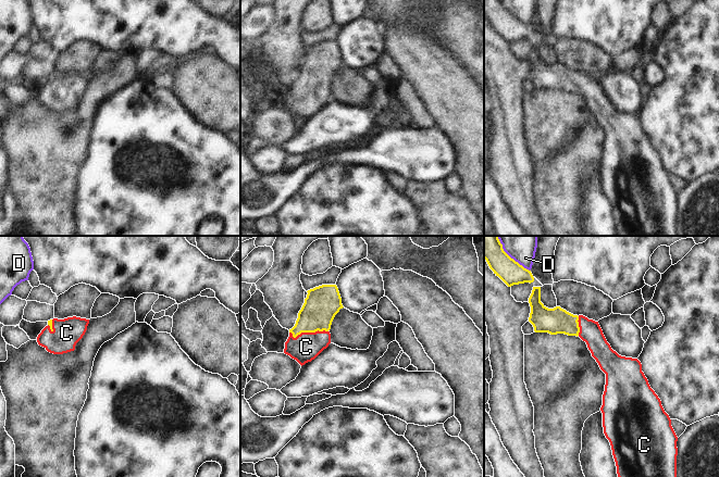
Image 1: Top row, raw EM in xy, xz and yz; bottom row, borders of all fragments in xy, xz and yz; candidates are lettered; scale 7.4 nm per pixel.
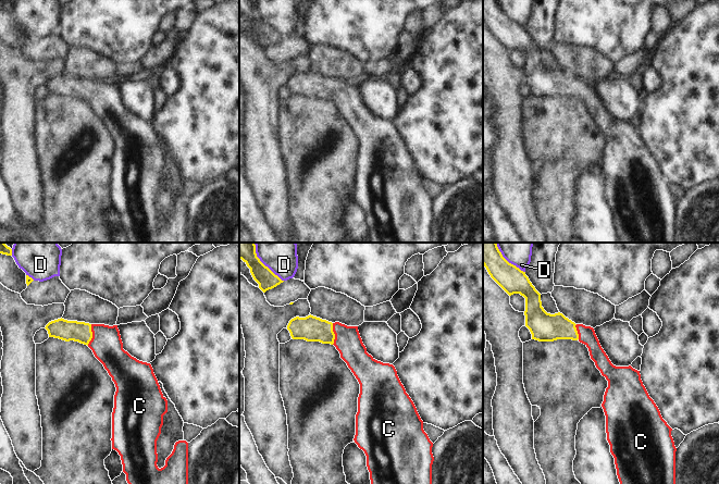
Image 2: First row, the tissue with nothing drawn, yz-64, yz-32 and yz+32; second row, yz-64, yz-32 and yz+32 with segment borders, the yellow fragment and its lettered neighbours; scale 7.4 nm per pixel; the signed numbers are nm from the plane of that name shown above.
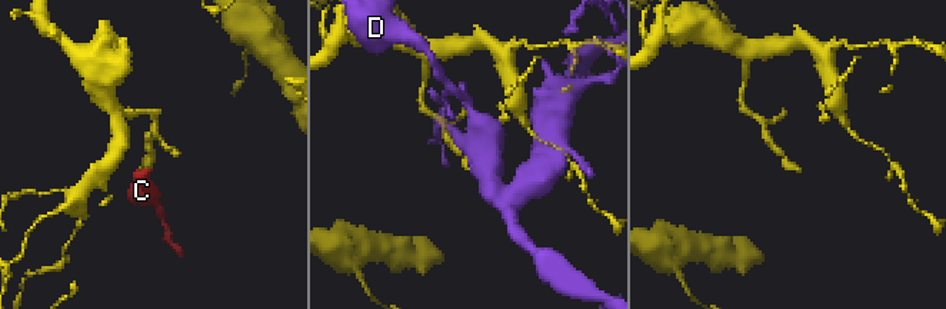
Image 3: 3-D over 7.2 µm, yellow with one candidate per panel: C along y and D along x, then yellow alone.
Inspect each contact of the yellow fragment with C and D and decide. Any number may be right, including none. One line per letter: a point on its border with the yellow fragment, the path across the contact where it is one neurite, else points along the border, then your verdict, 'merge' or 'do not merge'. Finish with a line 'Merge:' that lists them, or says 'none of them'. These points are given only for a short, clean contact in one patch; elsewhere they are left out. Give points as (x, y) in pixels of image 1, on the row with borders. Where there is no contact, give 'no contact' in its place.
C: xz (308, 331) | across xz (322, 303), (308, 331), (306, 347) | merge
D: yz (509, 256) | do not merge
Merge: C

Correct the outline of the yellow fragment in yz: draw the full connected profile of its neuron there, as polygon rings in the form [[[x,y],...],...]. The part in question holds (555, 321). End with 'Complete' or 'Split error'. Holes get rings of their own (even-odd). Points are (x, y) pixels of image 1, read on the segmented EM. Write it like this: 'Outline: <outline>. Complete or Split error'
Outline: [[[533,287],[529,303],[531,306],[529,322],[535,332],[579,336],[586,342],[592,356],[606,374],[600,411],[604,434],[611,445],[618,477],[677,477],[678,437],[660,399],[642,372],[641,362],[637,359],[621,356],[613,351],[598,322],[583,315],[573,315],[560,306],[546,307],[541,302],[541,287]]]. Split error

